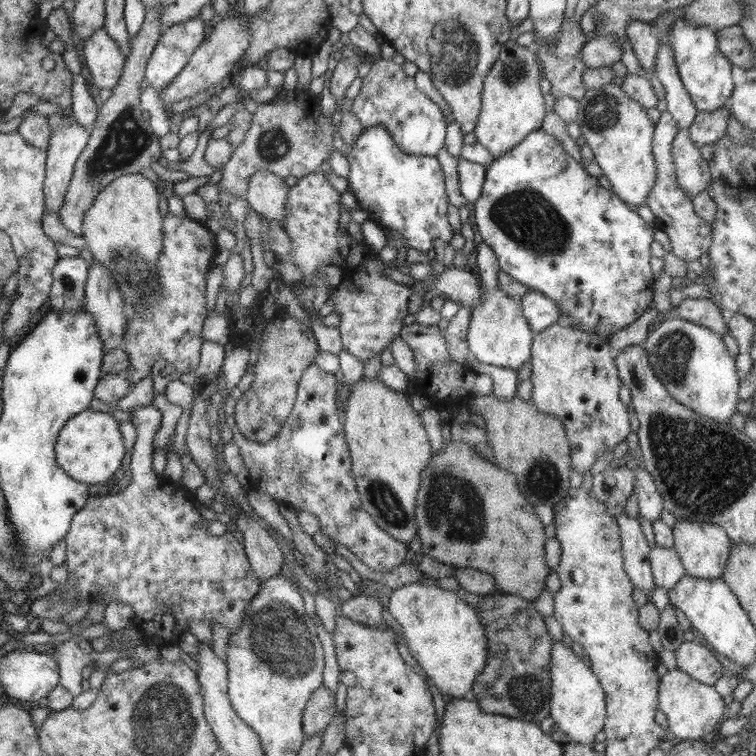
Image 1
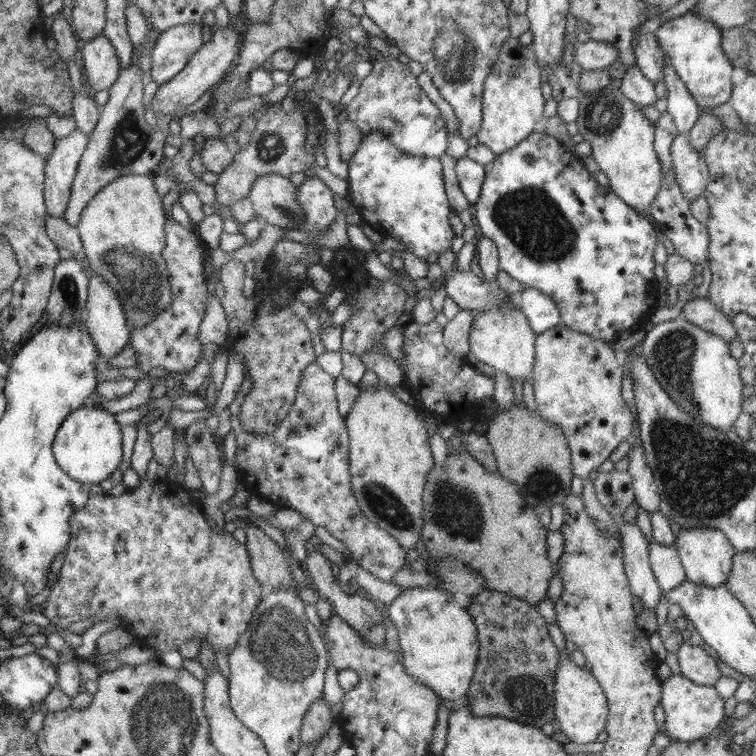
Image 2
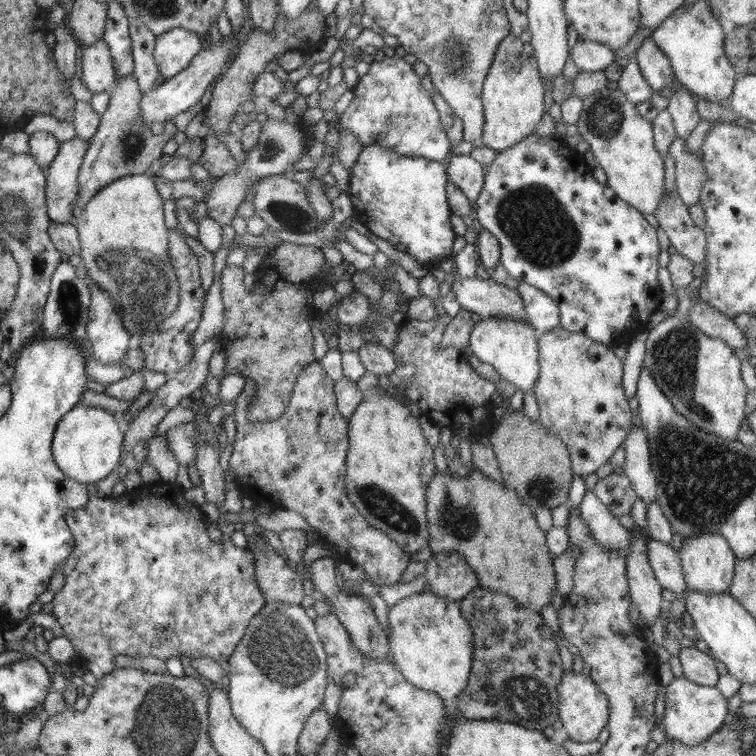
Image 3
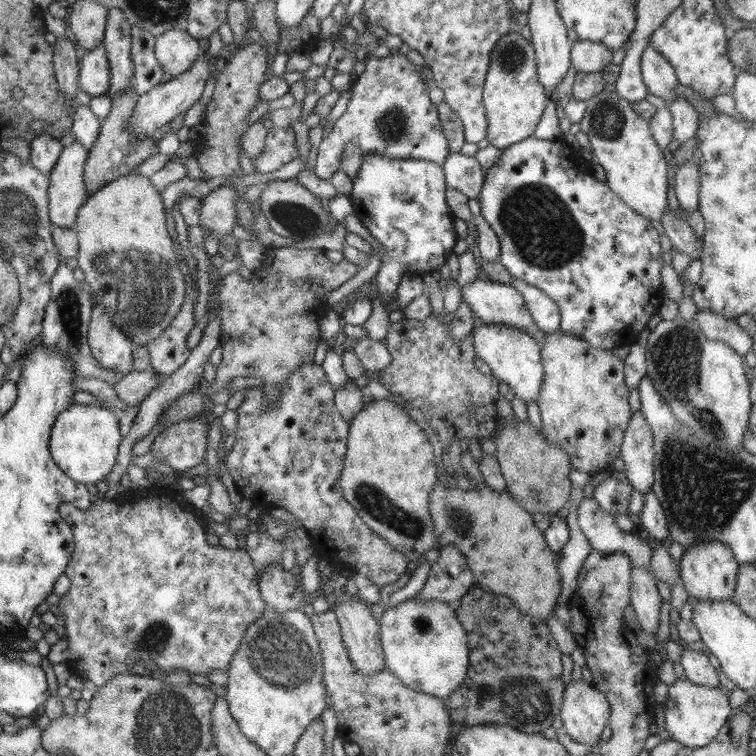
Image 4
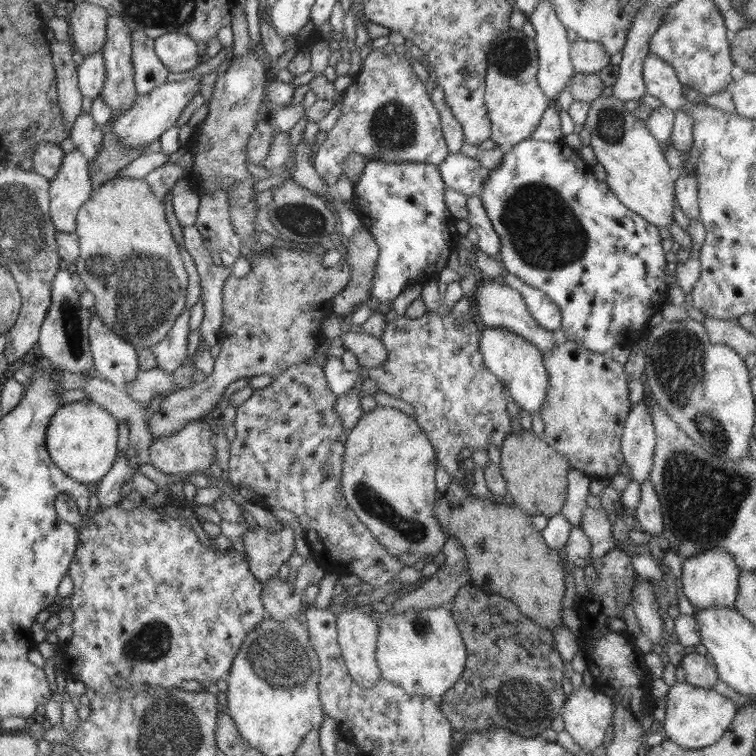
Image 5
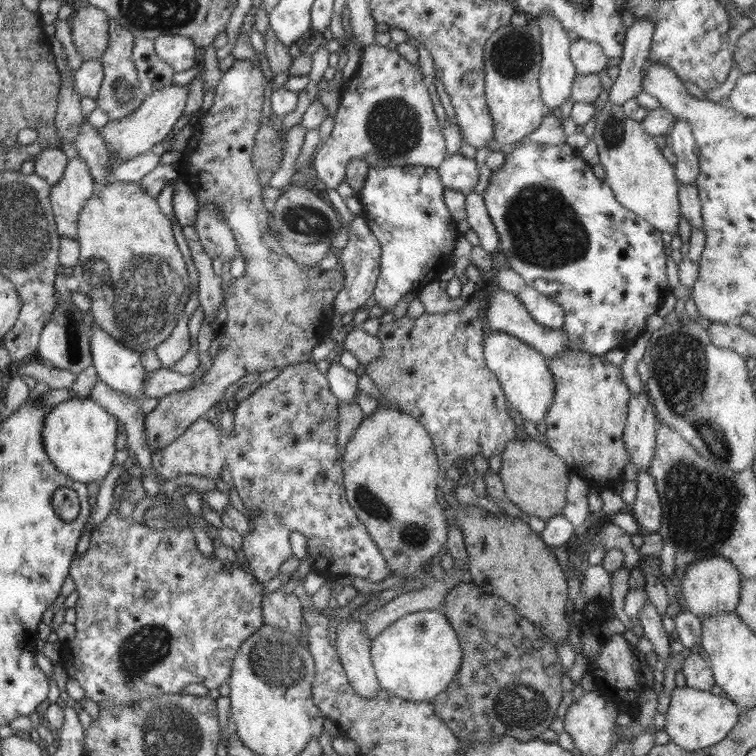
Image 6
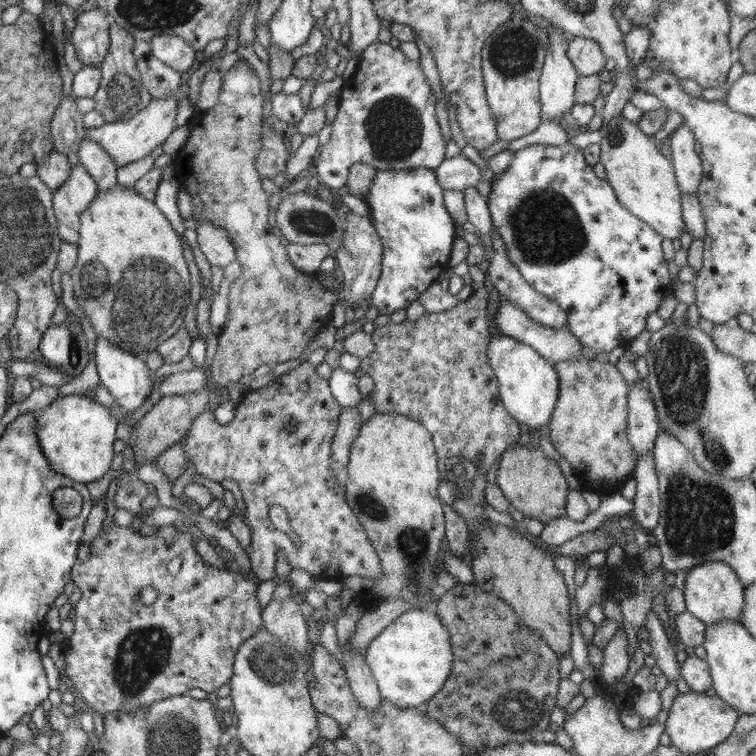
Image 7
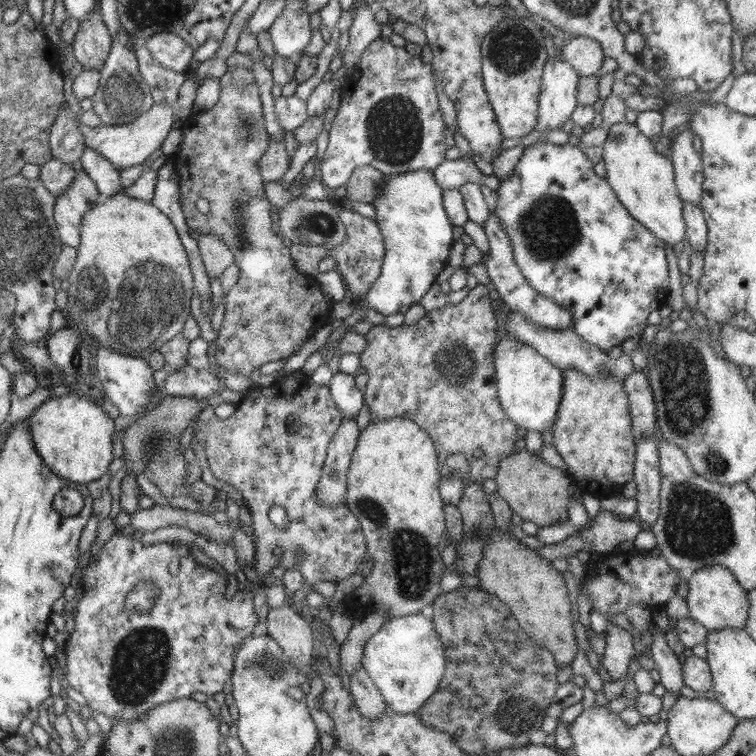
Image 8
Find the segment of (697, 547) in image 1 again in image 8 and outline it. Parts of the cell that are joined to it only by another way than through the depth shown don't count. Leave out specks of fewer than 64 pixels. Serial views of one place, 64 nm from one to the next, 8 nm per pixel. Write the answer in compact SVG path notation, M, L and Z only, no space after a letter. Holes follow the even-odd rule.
M712 565L691 572L688 576L688 594L686 604L690 616L694 617L708 631L726 627L744 629L748 618L749 602L747 590L736 577L722 565Z

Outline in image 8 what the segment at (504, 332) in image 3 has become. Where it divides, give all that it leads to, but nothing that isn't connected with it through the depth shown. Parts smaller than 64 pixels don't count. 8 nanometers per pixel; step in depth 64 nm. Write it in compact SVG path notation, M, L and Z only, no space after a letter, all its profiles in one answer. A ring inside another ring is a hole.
M500 339L493 348L497 395L506 416L513 423L536 432L551 428L563 393L562 369L522 341Z

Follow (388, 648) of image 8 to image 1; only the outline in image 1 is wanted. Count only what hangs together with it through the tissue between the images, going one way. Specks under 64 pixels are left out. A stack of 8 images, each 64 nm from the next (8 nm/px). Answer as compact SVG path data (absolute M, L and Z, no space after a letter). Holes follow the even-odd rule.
M427 573L423 581L412 581L408 585L393 590L390 596L384 598L385 614L395 625L399 631L399 636L408 644L411 655L422 668L424 673L422 678L427 683L434 684L441 694L448 695L452 699L466 698L471 692L476 677L486 667L487 636L485 628L476 609L468 607L464 601L458 599L453 591L433 585L435 579L436 577Z

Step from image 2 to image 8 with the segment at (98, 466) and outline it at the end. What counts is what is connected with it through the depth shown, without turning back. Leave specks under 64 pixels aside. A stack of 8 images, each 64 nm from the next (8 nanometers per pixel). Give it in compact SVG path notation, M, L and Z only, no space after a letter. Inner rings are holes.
M72 392L64 396L51 396L26 418L31 439L38 456L60 478L87 484L98 480L108 471L115 458L112 439L115 437L114 418L100 405Z

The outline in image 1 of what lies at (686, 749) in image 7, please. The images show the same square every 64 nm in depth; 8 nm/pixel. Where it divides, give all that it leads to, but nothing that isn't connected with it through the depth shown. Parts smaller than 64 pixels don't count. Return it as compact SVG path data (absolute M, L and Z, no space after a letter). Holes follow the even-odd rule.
M679 669L668 670L659 682L658 708L668 719L668 733L673 741L701 740L718 729L726 708L723 697L712 686L696 682Z

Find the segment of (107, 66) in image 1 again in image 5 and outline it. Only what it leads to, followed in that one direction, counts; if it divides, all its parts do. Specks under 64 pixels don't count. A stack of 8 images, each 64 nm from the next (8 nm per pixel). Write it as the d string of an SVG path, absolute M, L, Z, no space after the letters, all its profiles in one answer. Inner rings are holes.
M101 52L84 56L84 62L77 66L77 79L83 97L93 99L102 92L106 78L105 62Z

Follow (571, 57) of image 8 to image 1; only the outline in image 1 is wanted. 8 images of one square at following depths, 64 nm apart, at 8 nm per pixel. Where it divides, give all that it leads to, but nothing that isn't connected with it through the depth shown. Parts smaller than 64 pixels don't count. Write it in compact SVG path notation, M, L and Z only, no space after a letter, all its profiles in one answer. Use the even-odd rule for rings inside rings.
M596 35L584 43L581 57L587 67L611 67L621 60L622 53L621 42L616 35Z

